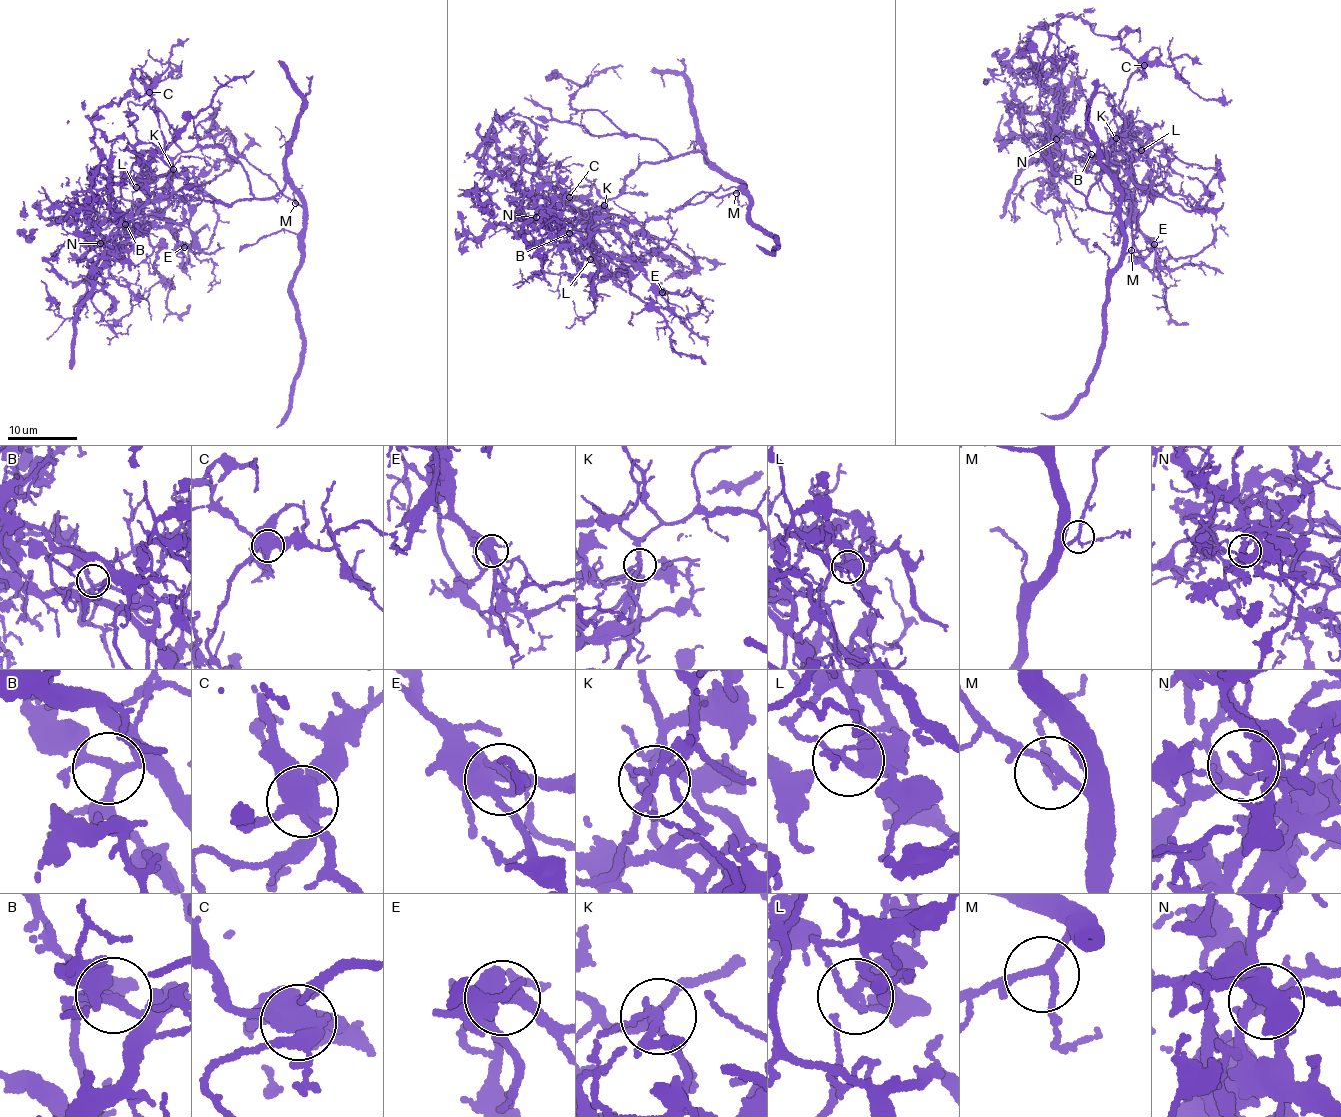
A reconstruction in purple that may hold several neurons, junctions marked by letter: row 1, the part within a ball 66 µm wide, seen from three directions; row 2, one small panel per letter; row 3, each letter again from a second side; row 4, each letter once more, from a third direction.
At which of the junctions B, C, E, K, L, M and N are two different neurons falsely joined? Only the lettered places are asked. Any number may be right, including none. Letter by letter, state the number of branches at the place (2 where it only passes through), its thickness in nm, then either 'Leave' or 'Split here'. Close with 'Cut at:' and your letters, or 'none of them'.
B: Branches: 4. Thickness 200 nm. Leave
C: Branches: 5. Thickness 500 nm. Split here
E: Branches: 6. Thickness 480 nm. Leave
K: Branches: 4. Thickness 180 nm. Split here
L: Branches: 4. Thickness 220 nm. Split here
M: Branches: 3. Thickness 170 nm. Leave
N: Branches: 3. Thickness 190 nm. Split here
Cut at: C, K, L, N

